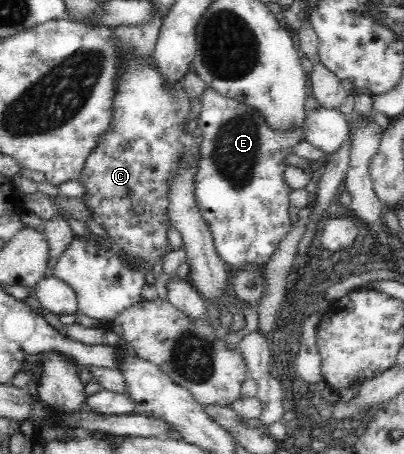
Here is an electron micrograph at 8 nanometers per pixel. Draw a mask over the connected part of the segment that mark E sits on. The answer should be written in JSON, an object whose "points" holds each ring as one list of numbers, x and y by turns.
{"points":[[211,86,205,91,203,111,197,123,203,131,203,139,197,161,198,171,194,178,195,204,201,212,201,218,209,226,221,261,227,267,251,271,253,264,269,263,271,255,293,225,289,218,289,187,283,183,283,161,293,153,293,147,299,143,301,135,272,131,259,111,253,110,247,103,235,102,235,99,215,92]]}

